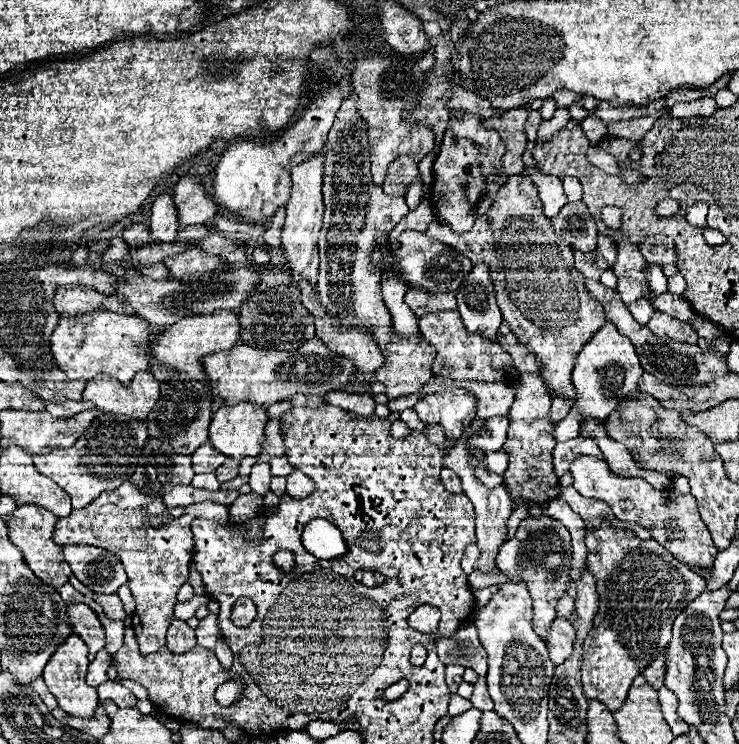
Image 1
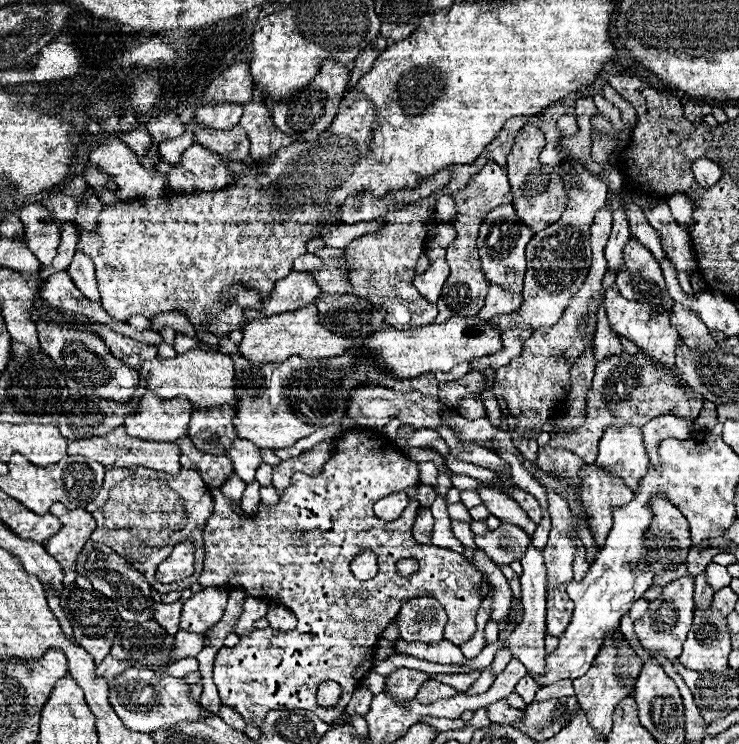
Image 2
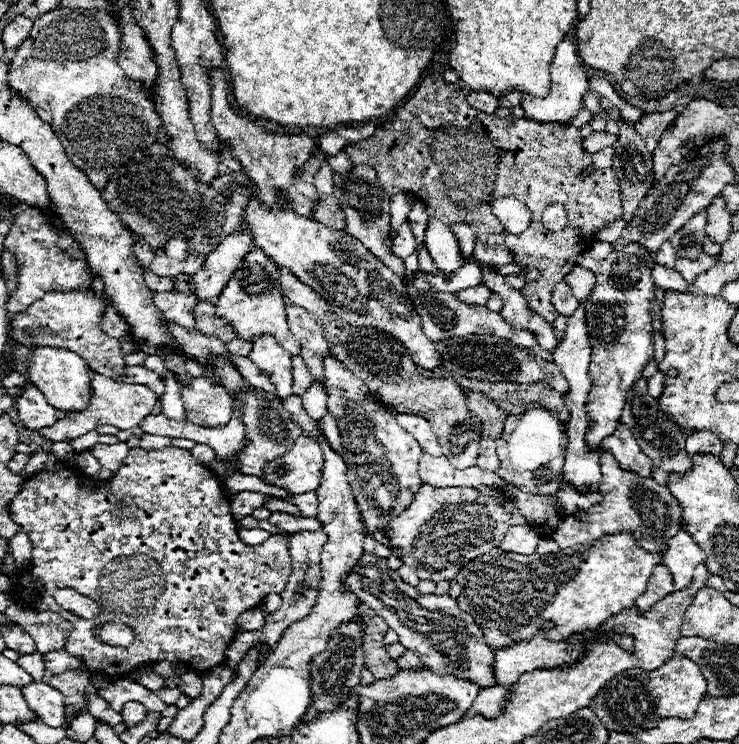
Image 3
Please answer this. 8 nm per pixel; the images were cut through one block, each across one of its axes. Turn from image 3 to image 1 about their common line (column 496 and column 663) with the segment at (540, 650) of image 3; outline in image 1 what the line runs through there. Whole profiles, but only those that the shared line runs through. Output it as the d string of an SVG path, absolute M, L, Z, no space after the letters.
M664 650L664 652L642 672L642 674L646 676L648 684L650 684L652 688L656 688L656 690L662 688L662 684L664 684L664 676L666 676L666 660L664 660L664 658L666 658L666 654L668 654L668 652Z

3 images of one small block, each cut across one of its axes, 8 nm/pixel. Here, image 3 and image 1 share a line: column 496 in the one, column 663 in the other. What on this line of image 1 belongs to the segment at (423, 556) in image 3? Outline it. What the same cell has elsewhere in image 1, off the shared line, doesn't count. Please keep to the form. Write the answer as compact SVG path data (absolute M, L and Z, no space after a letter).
M576 456L570 464L572 486L586 498L604 500L618 520L624 522L640 522L654 534L660 546L664 546L674 558L682 564L690 566L712 566L718 554L718 548L712 542L712 536L704 522L700 520L700 512L696 506L696 498L692 494L674 496L670 490L654 490L642 478L620 478L614 476L608 466L594 456Z

